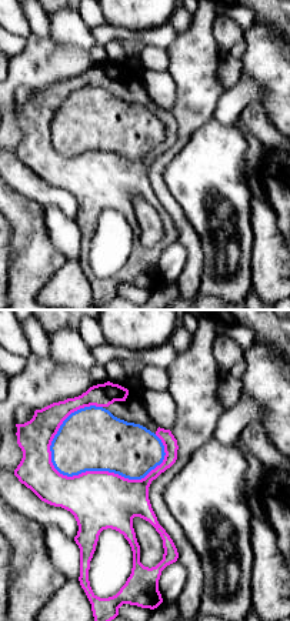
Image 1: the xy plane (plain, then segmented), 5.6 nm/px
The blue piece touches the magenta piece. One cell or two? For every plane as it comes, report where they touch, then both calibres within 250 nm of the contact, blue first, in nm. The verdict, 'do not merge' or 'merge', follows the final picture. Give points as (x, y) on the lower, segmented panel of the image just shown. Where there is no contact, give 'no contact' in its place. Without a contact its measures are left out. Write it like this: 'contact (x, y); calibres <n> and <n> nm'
contact (102, 470); calibres 360 and 340 nm

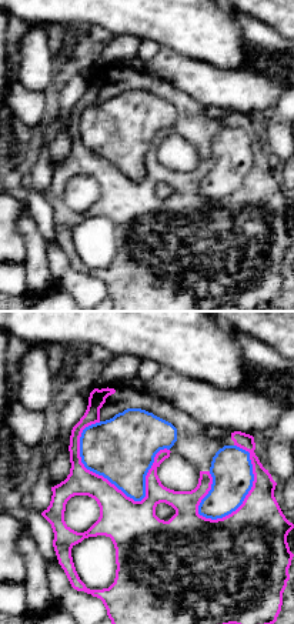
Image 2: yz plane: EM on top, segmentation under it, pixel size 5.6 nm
contact (127, 496); calibres 360 and 300 nm

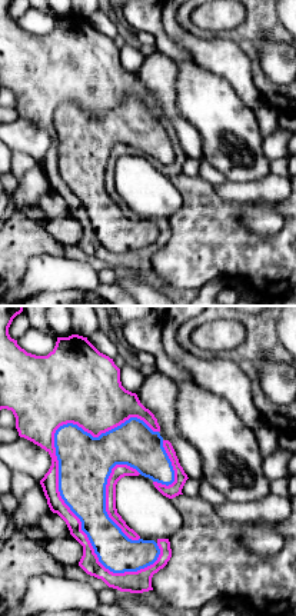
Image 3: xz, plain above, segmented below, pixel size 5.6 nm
contact (79, 518); calibres 280 and 100 nm

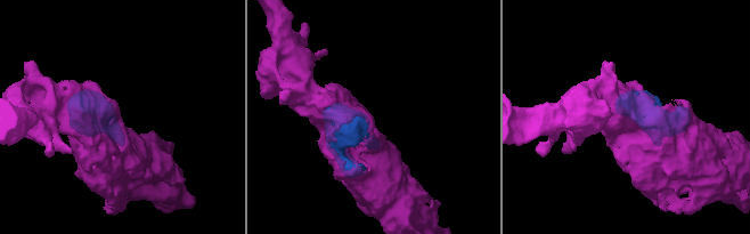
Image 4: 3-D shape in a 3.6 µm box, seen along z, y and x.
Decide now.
do not merge

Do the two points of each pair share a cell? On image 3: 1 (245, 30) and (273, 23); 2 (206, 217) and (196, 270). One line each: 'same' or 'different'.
1: same
2: same

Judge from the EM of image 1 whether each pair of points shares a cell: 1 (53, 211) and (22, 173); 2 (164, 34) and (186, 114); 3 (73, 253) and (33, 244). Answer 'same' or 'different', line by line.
1: different
2: different
3: different

